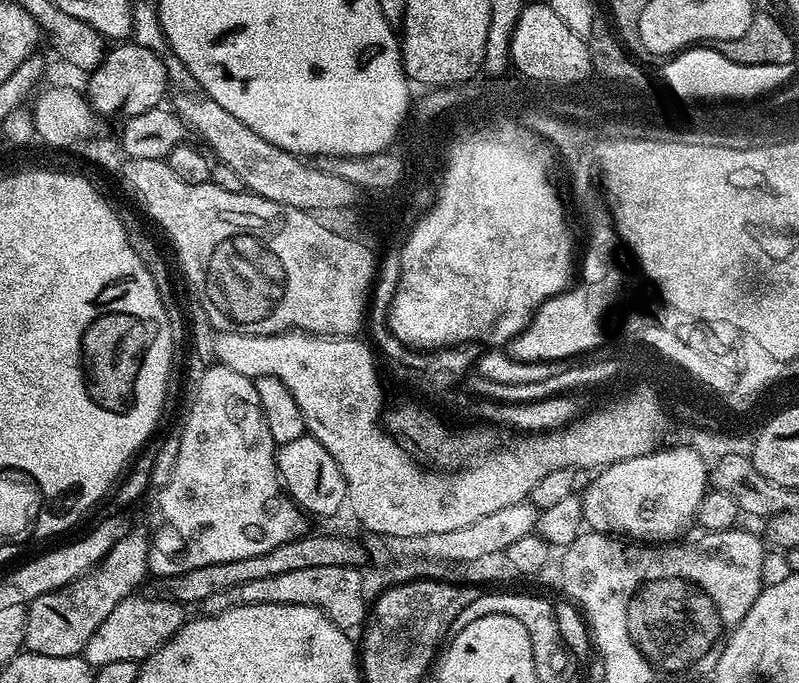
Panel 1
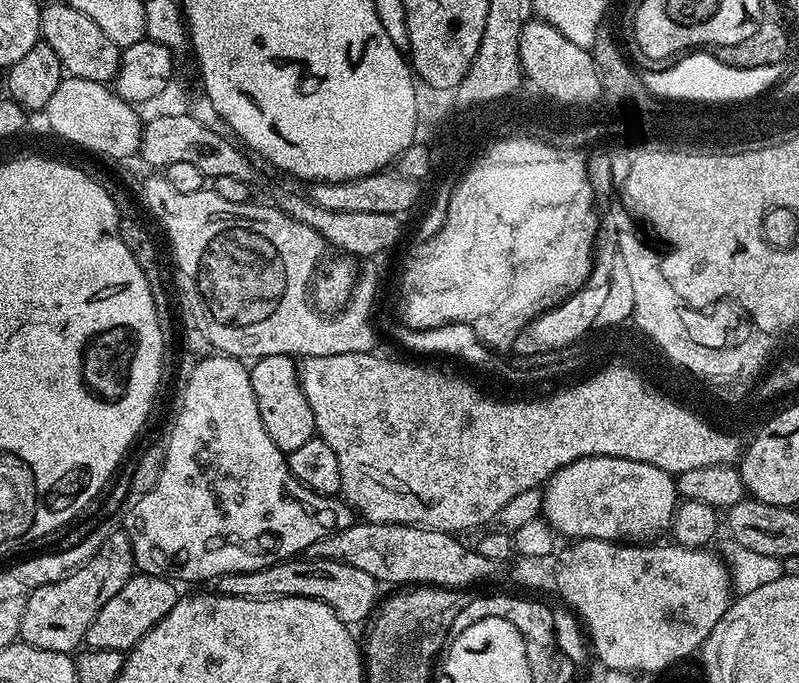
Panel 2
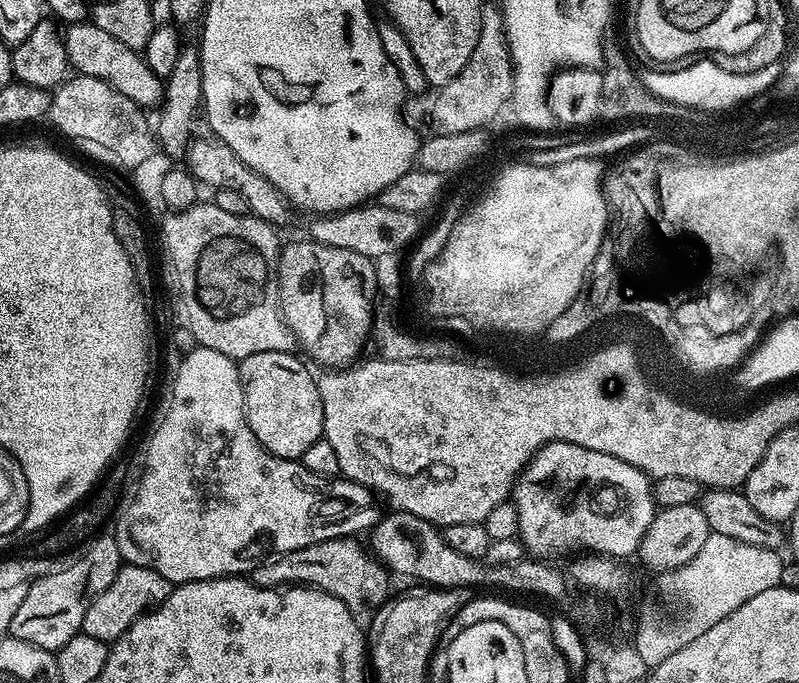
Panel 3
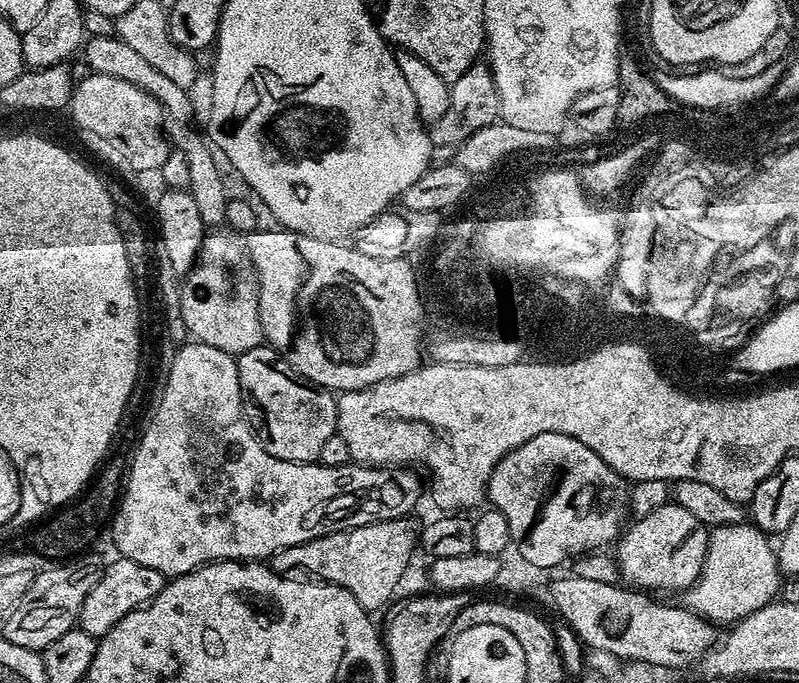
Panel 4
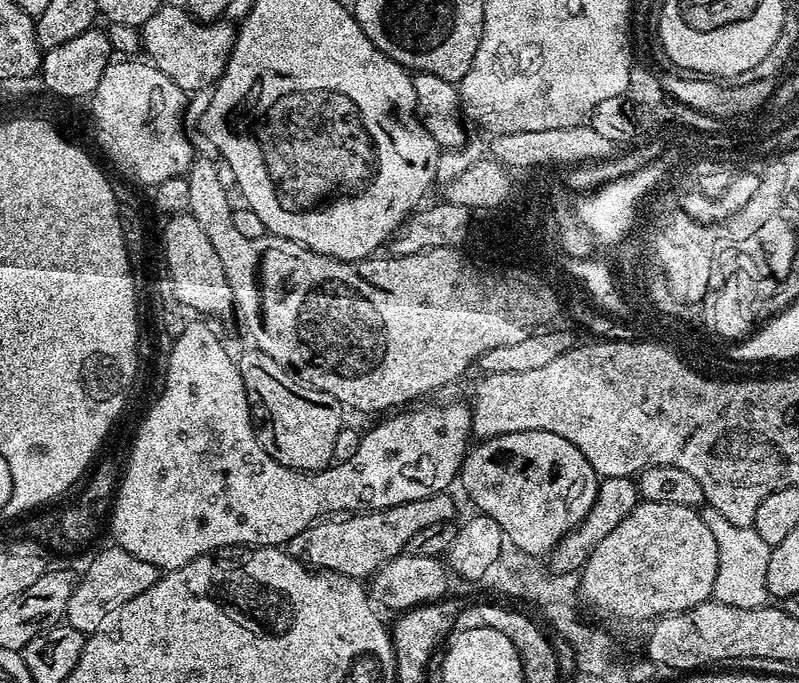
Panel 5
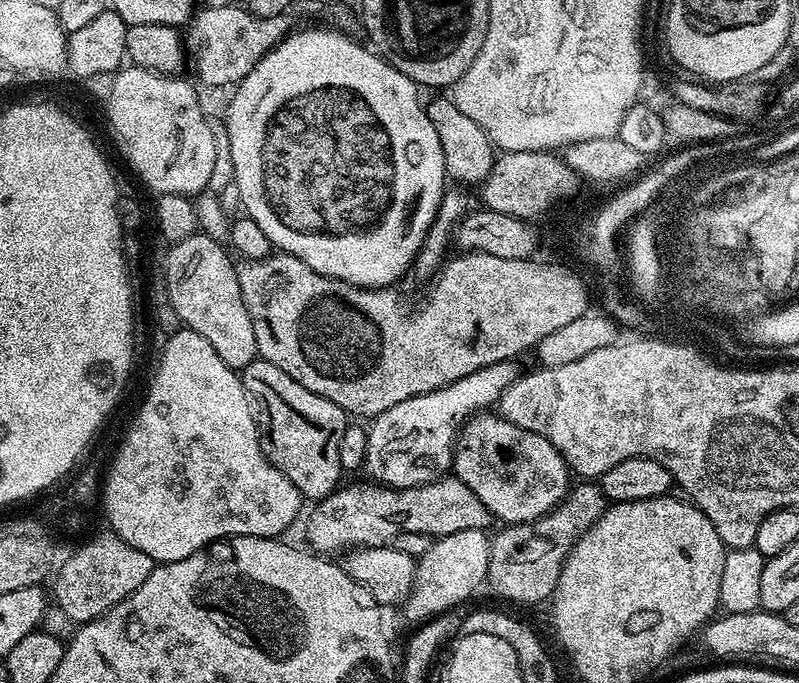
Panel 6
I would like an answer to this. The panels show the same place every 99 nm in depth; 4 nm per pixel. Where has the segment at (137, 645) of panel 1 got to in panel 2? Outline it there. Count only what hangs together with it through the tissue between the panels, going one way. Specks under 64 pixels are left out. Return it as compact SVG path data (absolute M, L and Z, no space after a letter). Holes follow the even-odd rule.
M134 574L126 582L126 586L122 586L122 590L118 590L118 594L114 594L114 598L110 598L110 602L106 602L98 610L94 622L86 630L84 644L88 648L127 653L155 624L162 622L162 618L166 618L170 610L174 610L178 599L175 587L177 585L166 576Z

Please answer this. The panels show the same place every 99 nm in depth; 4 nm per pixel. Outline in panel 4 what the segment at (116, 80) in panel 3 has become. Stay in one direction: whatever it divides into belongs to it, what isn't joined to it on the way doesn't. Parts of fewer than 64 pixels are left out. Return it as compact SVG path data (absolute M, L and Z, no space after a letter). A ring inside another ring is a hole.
M91 36L85 39L82 45L82 57L88 63L89 73L110 74L114 78L122 78L134 86L138 86L146 94L150 94L164 108L164 130L173 145L186 154L186 163L190 166L190 182L187 191L192 193L194 203L198 206L198 214L202 214L205 226L220 226L224 224L224 211L228 205L229 197L224 196L225 177L216 165L218 156L210 147L209 141L198 129L192 125L192 100L189 93L182 86L170 82L166 74L154 70L150 62L143 58L132 47L126 46L116 36Z

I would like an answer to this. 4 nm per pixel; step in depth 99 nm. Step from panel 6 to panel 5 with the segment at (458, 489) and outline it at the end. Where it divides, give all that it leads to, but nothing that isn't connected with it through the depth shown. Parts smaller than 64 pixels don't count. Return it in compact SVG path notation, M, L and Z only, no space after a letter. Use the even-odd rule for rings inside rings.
M441 494L418 498L418 502L402 502L402 506L364 510L359 514L345 515L343 518L321 518L302 534L290 538L286 551L317 570L337 572L363 581L375 576L383 564L401 555L414 534L434 523L451 521L456 508L450 497L451 495Z

